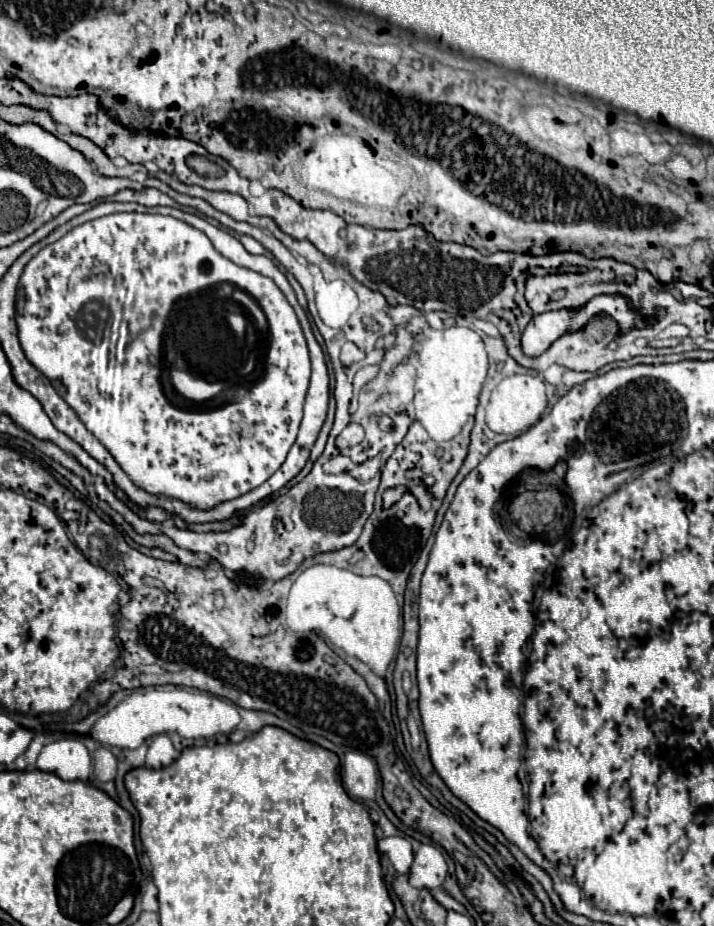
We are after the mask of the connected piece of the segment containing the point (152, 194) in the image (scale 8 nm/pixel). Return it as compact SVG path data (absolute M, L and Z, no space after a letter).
M143 187L139 191L135 189L125 189L119 193L119 201L135 201L147 207L155 207L155 205L171 205L171 197L161 193L159 189L151 189L151 187Z

